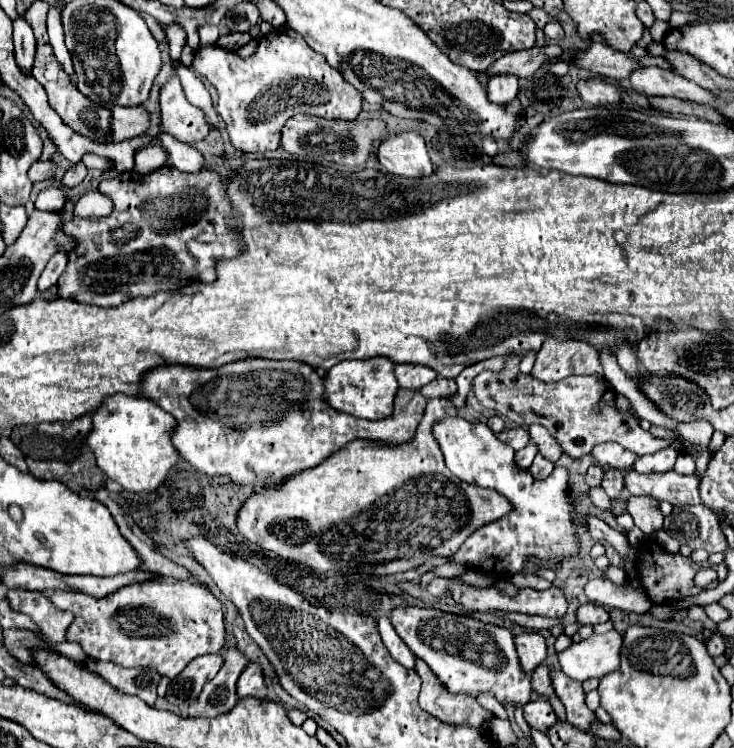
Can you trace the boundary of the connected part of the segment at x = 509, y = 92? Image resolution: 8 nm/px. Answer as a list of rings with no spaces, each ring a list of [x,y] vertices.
[[[496,75],[488,81],[488,97],[494,103],[510,103],[518,93],[518,77]]]

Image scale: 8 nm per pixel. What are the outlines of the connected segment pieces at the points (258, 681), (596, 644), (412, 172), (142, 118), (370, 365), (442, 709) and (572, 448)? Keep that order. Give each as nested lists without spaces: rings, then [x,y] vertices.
[[[248,663],[238,679],[238,697],[266,697],[264,671],[258,663]]]
[[[608,631],[606,635],[594,633],[560,651],[560,667],[576,681],[586,681],[590,677],[600,679],[620,667],[620,647],[622,635],[618,631]]]
[[[404,131],[388,137],[376,151],[382,167],[392,175],[402,177],[426,177],[432,175],[432,161],[424,137],[414,131]]]
[[[114,107],[110,141],[124,141],[142,135],[148,129],[148,121],[144,107]]]
[[[372,357],[364,361],[340,361],[324,375],[324,399],[336,411],[354,417],[378,421],[392,415],[398,381],[394,377],[394,363],[386,357]]]
[[[418,657],[414,671],[422,677],[420,707],[436,719],[470,727],[482,727],[486,721],[490,721],[492,715],[482,709],[472,695],[450,695],[442,681],[432,673],[432,669],[428,669],[428,665]]]
[[[506,357],[506,363],[500,371],[482,371],[480,375],[474,377],[474,393],[476,393],[476,399],[496,411],[496,415],[500,417],[508,417],[512,423],[520,425],[520,427],[528,427],[532,423],[540,423],[544,425],[550,435],[558,441],[558,445],[564,449],[564,453],[572,455],[572,457],[584,457],[592,451],[594,445],[598,443],[606,443],[606,441],[616,441],[620,443],[624,449],[636,453],[636,455],[646,455],[646,453],[656,453],[658,449],[664,449],[672,445],[679,451],[692,456],[694,449],[684,445],[681,441],[678,441],[678,437],[671,439],[656,439],[652,437],[648,431],[640,431],[640,421],[630,415],[630,413],[622,413],[618,411],[616,407],[616,393],[612,389],[612,385],[608,385],[608,381],[604,381],[602,377],[596,377],[596,375],[586,375],[586,377],[566,377],[562,381],[556,381],[556,383],[544,383],[544,381],[536,381],[536,377],[532,375],[526,375],[526,373],[520,373],[518,365],[520,365],[522,357]]]

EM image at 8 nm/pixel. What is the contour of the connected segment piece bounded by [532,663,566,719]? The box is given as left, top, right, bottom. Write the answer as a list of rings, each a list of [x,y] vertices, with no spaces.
[[[542,663],[542,665],[538,665],[538,667],[534,669],[534,673],[532,673],[532,689],[534,689],[538,695],[548,697],[548,701],[550,701],[552,707],[554,707],[554,711],[558,713],[558,719],[564,719],[564,717],[566,717],[562,703],[560,703],[560,701],[556,699],[556,695],[554,695],[554,687],[552,687],[552,681],[550,681],[550,669],[548,669],[546,663]]]

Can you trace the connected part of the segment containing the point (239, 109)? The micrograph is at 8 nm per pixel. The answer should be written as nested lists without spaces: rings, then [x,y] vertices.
[[[278,27],[266,33],[258,43],[256,53],[250,57],[238,57],[236,53],[230,53],[218,45],[200,47],[196,49],[192,69],[216,87],[216,111],[226,123],[230,141],[236,149],[248,153],[278,149],[280,129],[296,113],[354,121],[362,111],[360,93],[290,27]]]

